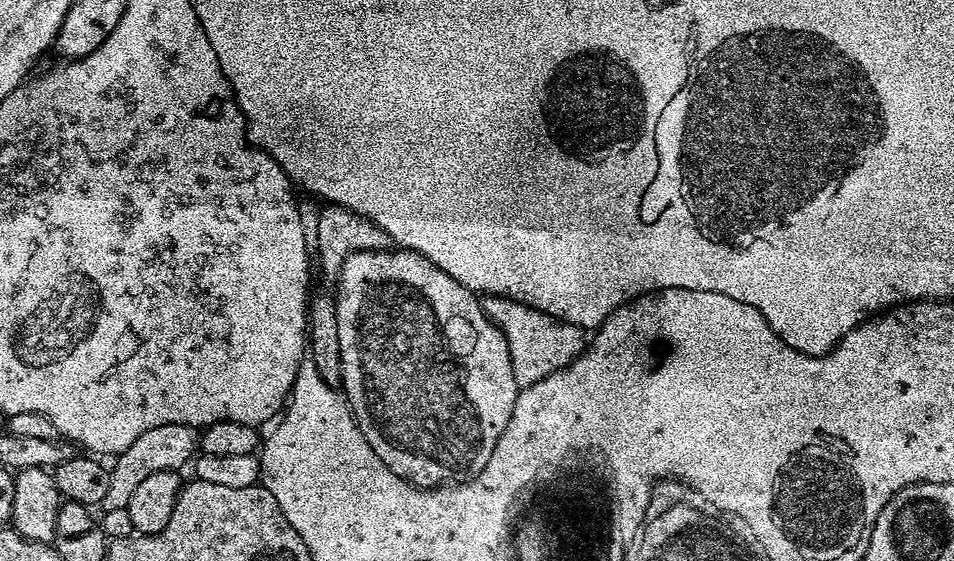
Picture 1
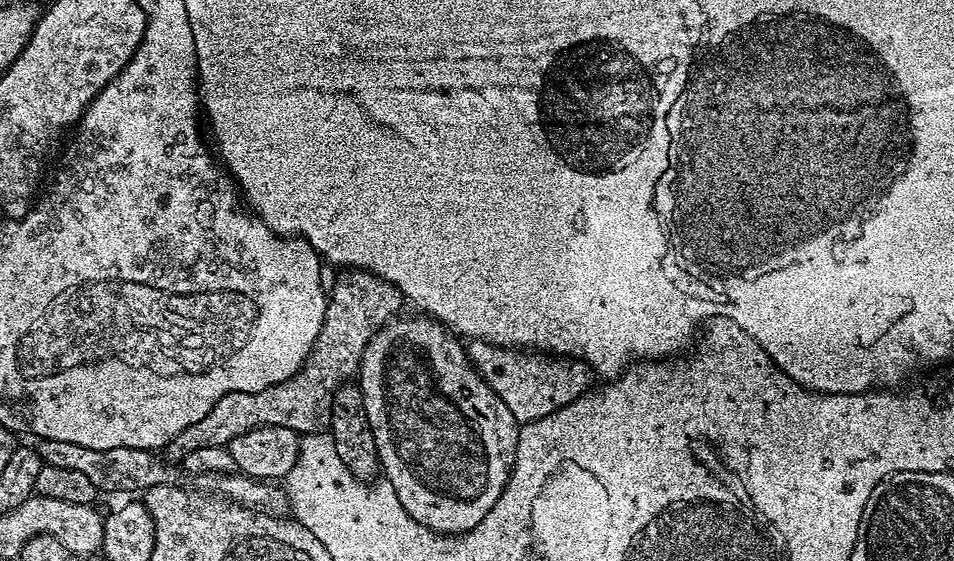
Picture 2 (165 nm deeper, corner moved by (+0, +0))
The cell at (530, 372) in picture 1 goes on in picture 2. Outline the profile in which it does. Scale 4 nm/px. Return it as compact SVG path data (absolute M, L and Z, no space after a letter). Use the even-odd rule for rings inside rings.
M485 340L467 343L468 359L487 387L506 404L517 423L525 424L557 412L591 389L594 373L584 360L539 354L530 350L502 348Z

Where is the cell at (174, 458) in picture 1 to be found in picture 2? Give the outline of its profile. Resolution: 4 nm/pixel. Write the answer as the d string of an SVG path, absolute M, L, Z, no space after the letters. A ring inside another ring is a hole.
M344 270L339 275L340 277L330 284L330 291L327 293L328 305L326 314L322 318L322 328L318 330L318 338L304 360L304 365L290 378L266 386L266 390L222 394L222 398L218 398L218 402L214 402L214 406L210 406L206 418L198 418L198 422L194 422L194 426L186 426L186 430L182 430L182 434L178 434L168 443L166 456L169 461L182 462L186 458L186 454L192 454L194 450L206 450L206 446L227 448L229 442L238 434L246 434L250 430L262 426L286 426L286 430L294 430L301 434L323 432L329 427L332 419L332 399L338 386L351 381L359 373L360 359L370 338L399 313L396 311L399 310L400 304L402 305L399 290L393 284L389 284L387 280L378 279L373 272Z

